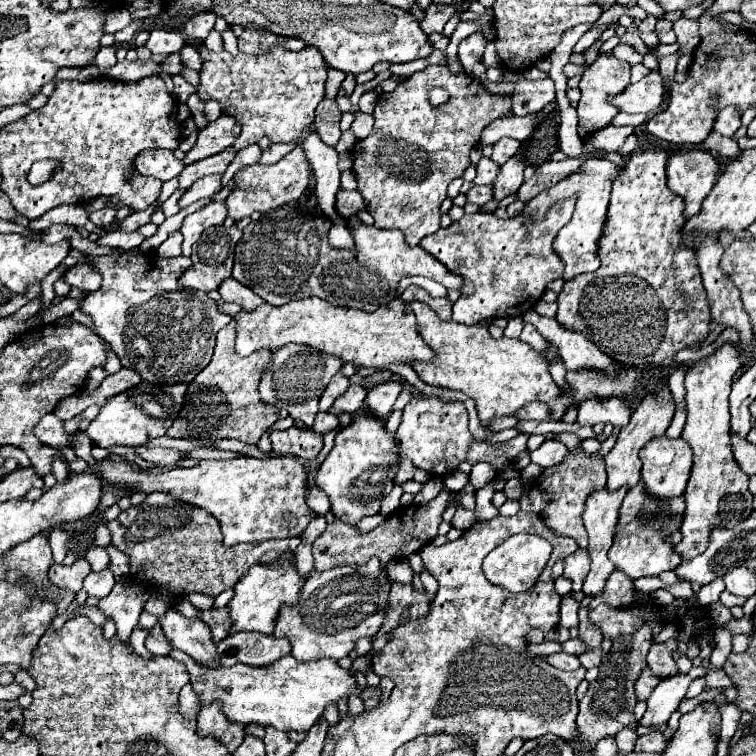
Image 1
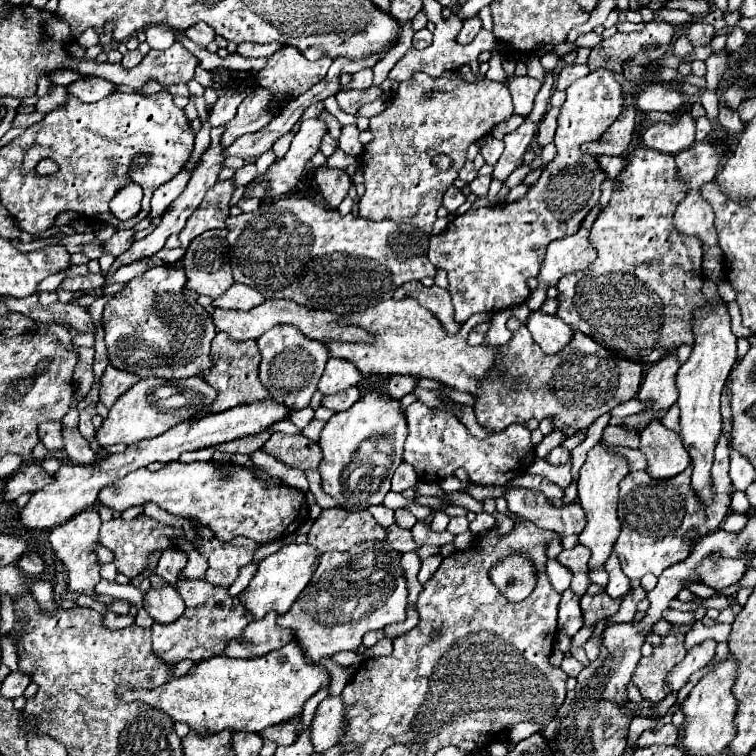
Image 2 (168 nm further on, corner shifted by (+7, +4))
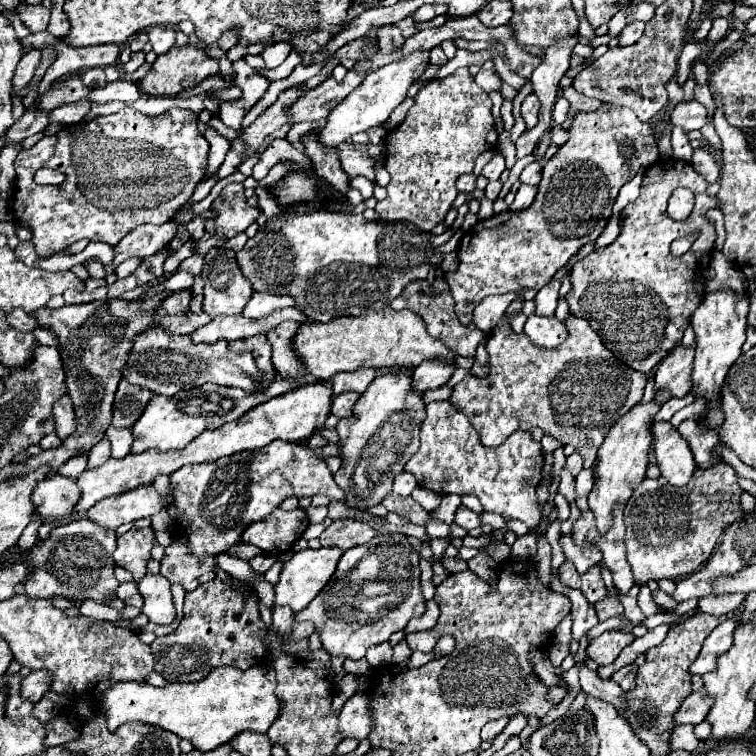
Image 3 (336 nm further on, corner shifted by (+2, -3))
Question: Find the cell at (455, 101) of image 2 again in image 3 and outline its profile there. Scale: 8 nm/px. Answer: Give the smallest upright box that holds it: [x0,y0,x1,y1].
[376,68,498,232]

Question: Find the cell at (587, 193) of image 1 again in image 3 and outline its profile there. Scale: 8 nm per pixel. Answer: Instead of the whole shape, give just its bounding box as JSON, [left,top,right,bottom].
[534,278,560,316]

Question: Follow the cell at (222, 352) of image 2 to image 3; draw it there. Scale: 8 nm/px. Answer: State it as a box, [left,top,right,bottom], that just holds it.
[230,334,274,392]

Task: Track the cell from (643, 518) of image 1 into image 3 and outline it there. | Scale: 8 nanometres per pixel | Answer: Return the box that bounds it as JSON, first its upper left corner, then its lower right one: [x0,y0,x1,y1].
[624,462,742,586]

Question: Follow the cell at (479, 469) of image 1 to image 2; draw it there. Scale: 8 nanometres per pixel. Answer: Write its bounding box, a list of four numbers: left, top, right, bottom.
[439,477,467,493]

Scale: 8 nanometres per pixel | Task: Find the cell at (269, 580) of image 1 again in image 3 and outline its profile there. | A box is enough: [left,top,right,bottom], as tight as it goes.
[274,548,342,614]

